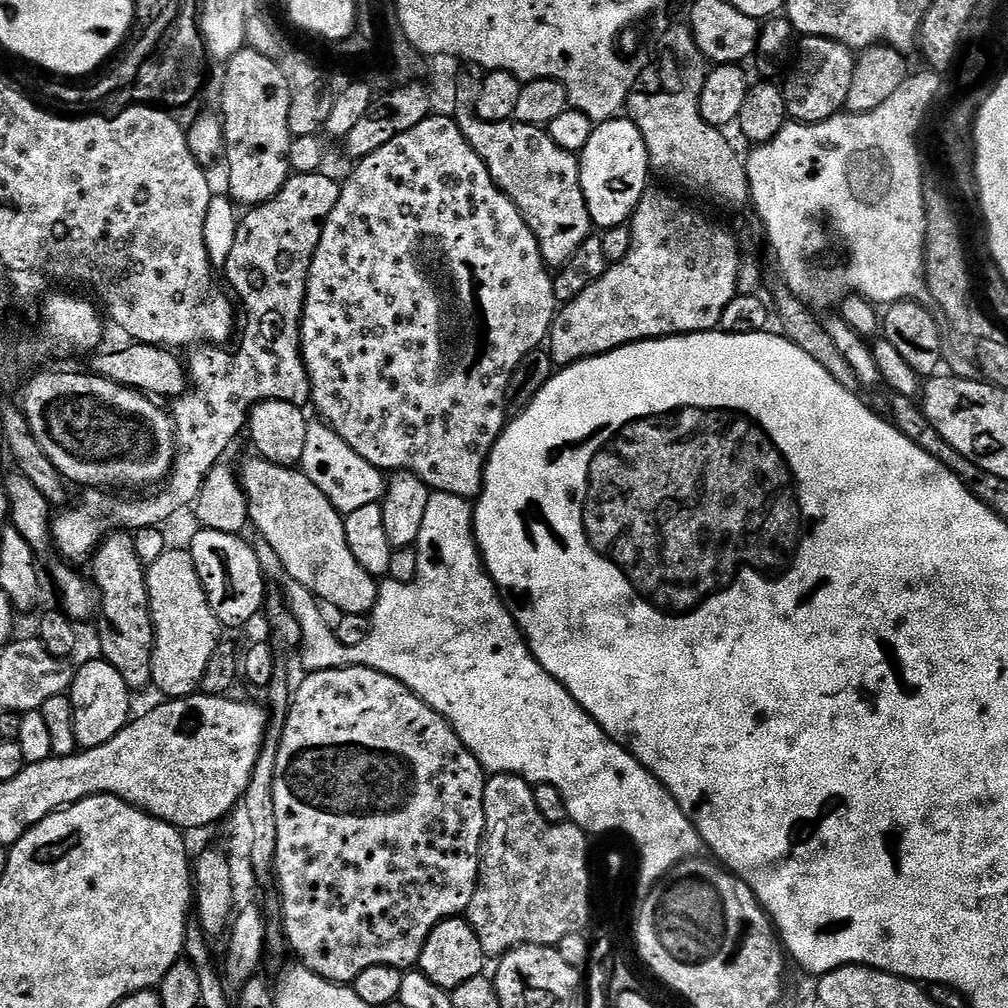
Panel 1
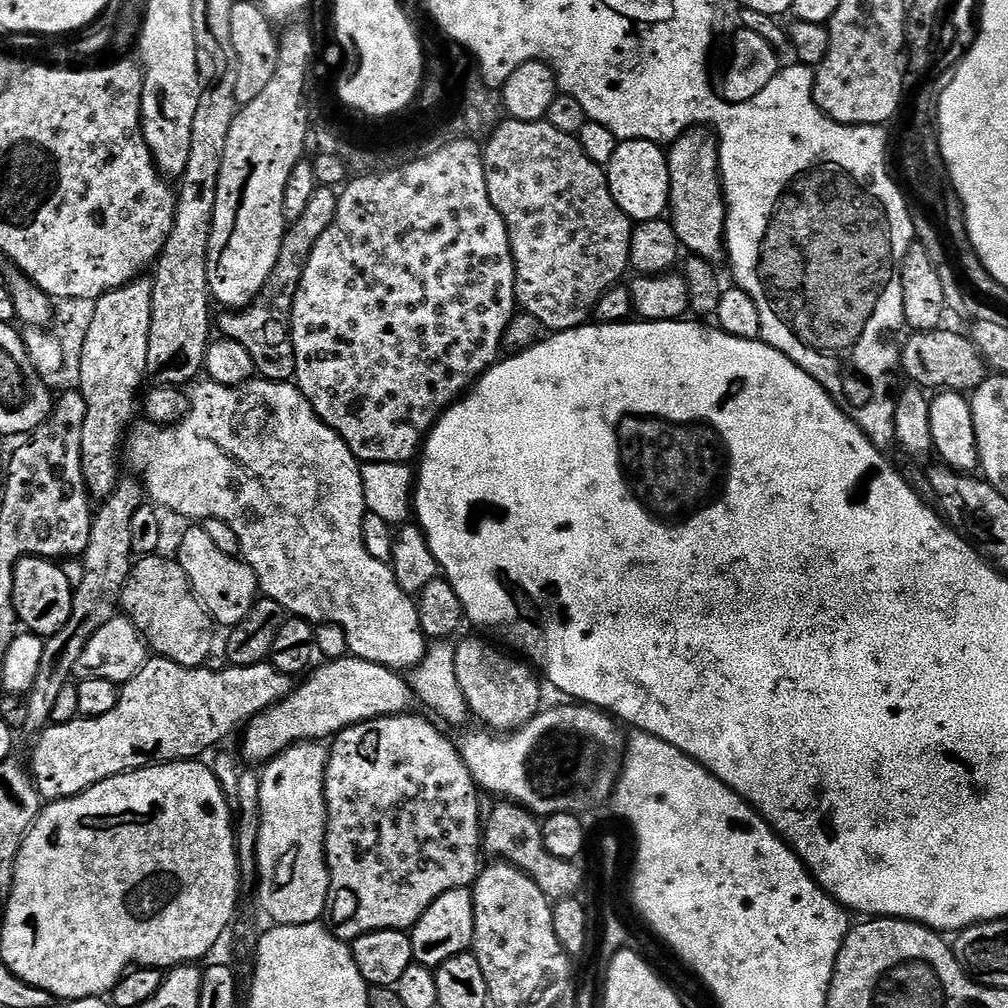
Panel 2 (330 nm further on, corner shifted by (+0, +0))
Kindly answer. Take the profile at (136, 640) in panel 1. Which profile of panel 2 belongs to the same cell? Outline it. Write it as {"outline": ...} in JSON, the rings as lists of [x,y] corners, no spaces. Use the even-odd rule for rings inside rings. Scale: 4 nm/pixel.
{"outline":[[[137,278],[130,284],[123,284],[121,288],[115,288],[112,292],[107,292],[105,296],[96,301],[94,318],[91,321],[90,330],[87,331],[85,346],[82,349],[81,380],[78,391],[86,402],[86,418],[80,423],[80,471],[83,483],[93,492],[97,498],[105,498],[115,490],[118,481],[116,474],[116,451],[121,451],[126,440],[126,433],[133,423],[132,415],[136,412],[136,391],[140,388],[140,383],[148,376],[148,355],[150,354],[150,318],[152,317],[152,281],[148,278]]]}

